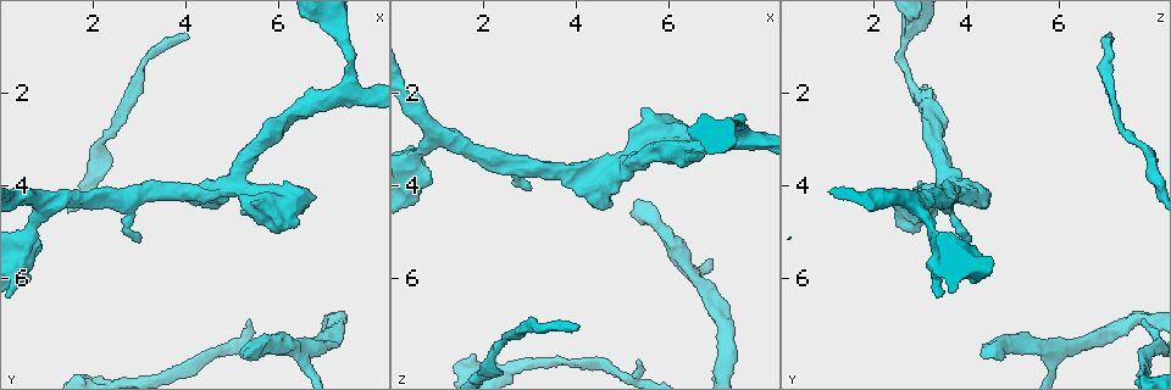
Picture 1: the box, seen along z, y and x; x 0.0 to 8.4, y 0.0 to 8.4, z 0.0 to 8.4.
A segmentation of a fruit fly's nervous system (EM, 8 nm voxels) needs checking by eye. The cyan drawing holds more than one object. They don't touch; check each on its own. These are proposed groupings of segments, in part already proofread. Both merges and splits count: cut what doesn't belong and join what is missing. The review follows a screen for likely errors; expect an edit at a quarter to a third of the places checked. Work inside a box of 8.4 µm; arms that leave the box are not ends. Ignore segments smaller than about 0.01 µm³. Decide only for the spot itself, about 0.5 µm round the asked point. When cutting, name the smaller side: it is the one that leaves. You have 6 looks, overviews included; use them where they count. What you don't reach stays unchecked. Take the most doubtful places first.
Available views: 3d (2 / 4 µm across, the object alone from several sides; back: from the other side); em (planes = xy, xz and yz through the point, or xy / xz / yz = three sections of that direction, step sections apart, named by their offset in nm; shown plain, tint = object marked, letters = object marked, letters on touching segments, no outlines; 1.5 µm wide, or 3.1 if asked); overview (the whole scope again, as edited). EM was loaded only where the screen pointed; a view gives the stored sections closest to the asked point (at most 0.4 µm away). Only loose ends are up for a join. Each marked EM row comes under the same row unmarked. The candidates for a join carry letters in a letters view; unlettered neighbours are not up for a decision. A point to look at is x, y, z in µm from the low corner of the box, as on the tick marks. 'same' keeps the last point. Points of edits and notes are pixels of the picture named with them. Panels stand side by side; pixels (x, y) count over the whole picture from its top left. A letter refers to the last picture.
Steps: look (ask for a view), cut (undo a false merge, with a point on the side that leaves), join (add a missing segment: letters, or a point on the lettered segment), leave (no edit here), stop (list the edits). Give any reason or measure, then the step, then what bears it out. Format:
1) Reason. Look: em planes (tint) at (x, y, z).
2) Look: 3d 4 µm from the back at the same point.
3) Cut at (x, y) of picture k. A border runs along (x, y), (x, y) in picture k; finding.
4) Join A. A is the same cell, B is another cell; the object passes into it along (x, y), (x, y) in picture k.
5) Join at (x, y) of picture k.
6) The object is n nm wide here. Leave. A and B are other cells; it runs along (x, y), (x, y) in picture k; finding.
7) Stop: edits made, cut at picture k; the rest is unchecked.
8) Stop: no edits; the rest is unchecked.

Free end. Look: 3d 2 µm at (4.05, 0.75, 7.00).

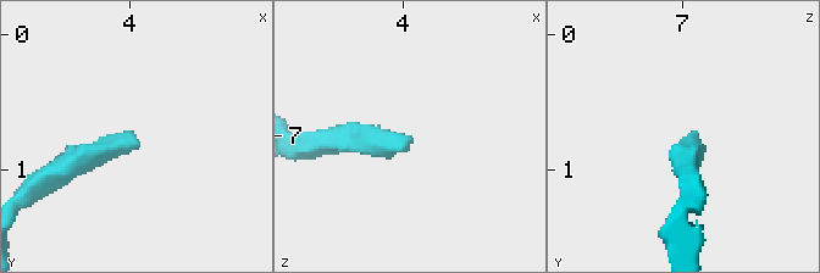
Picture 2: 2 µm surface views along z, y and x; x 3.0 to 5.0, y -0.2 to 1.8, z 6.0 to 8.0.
Look: em yz step 8 (tint) at (4.06, 0.74, 7.02).

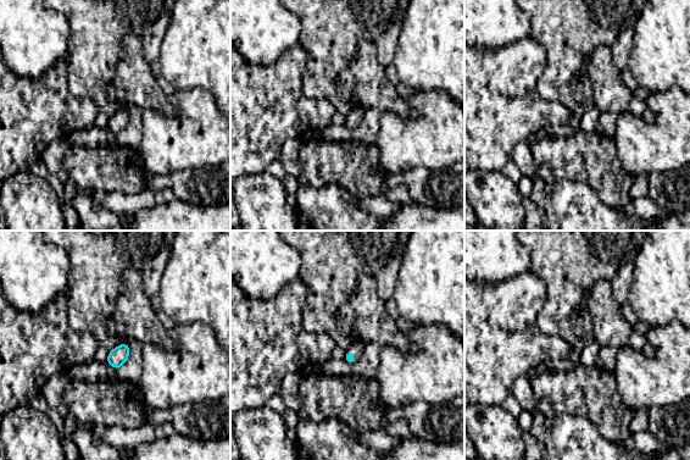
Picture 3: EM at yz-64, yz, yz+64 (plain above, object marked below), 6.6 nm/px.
Another direction. Look: em planes (letters) at the same point.

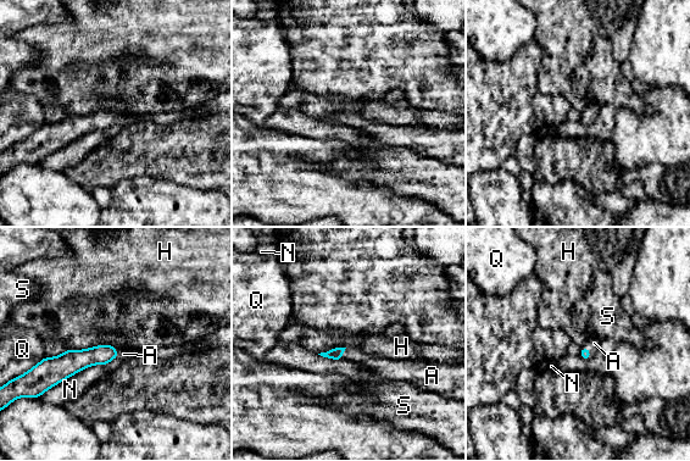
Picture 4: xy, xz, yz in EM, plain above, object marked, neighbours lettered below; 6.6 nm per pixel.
The longest contact is with N, 460 nm. Join A. A is the same cell, H, N, Q and S are other cells; the cell continues.

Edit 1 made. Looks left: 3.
Branch stops here. Look: 3d 4 µm at (5.30, 7.65, 4.35).

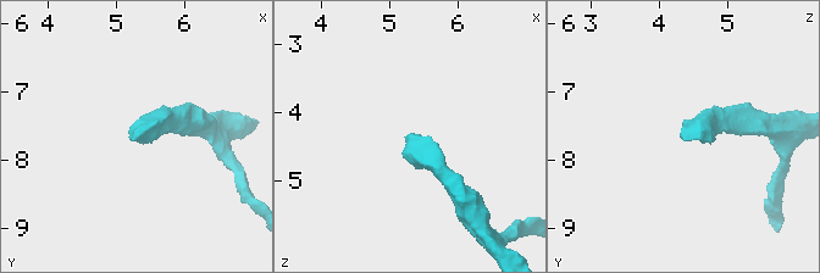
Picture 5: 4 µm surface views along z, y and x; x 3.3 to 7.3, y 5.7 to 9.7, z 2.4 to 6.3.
Now the EM. Look: em planes (letters) at (5.25, 7.70, 4.35).

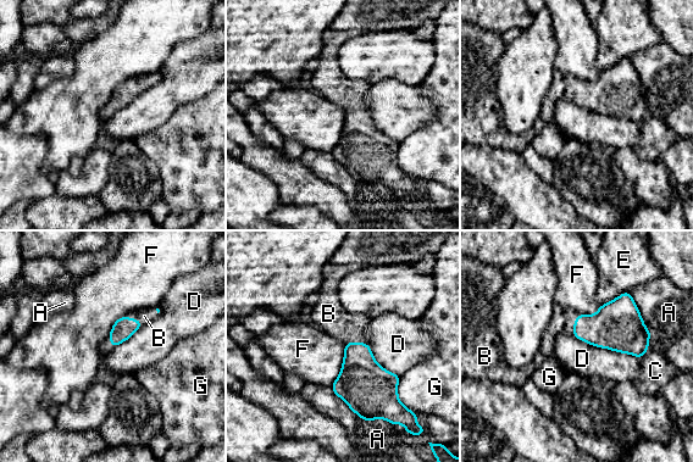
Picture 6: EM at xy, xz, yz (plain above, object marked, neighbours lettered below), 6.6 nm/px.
Join B. B is the same cell, A, C, D, E, F and G are other cells; the object passes into it along (361, 379), (355, 343), (330, 315) in picture 6; the cell continues.

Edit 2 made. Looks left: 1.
Stop: edits made, join at picture 4, join at picture 6; the rest is unchecked.

